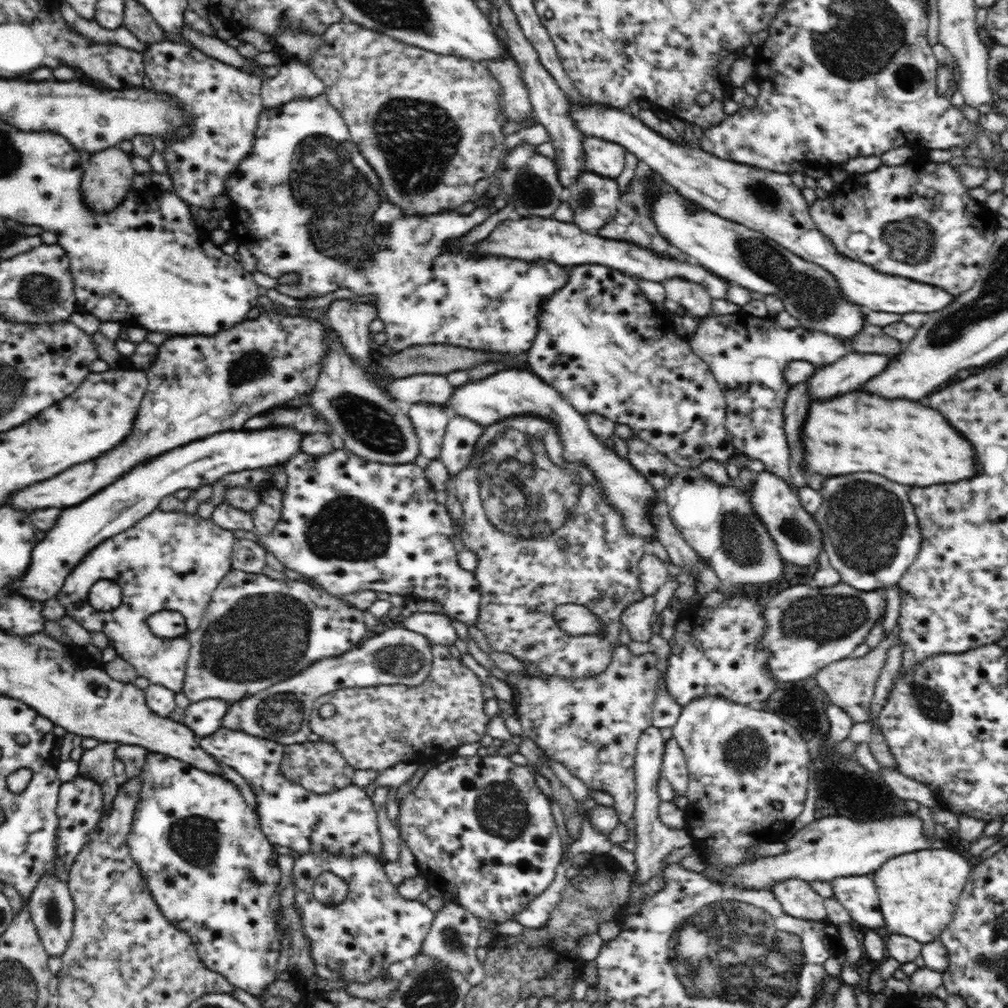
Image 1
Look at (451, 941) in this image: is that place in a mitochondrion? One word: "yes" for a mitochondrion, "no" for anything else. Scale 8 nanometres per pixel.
yes

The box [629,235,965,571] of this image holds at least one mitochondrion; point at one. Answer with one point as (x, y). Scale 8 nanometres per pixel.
(793, 529)

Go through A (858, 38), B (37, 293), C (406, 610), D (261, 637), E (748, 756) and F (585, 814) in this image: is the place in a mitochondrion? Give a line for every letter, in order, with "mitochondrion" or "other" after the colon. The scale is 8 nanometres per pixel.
A: mitochondrion
B: mitochondrion
C: other
D: mitochondrion
E: mitochondrion
F: other

